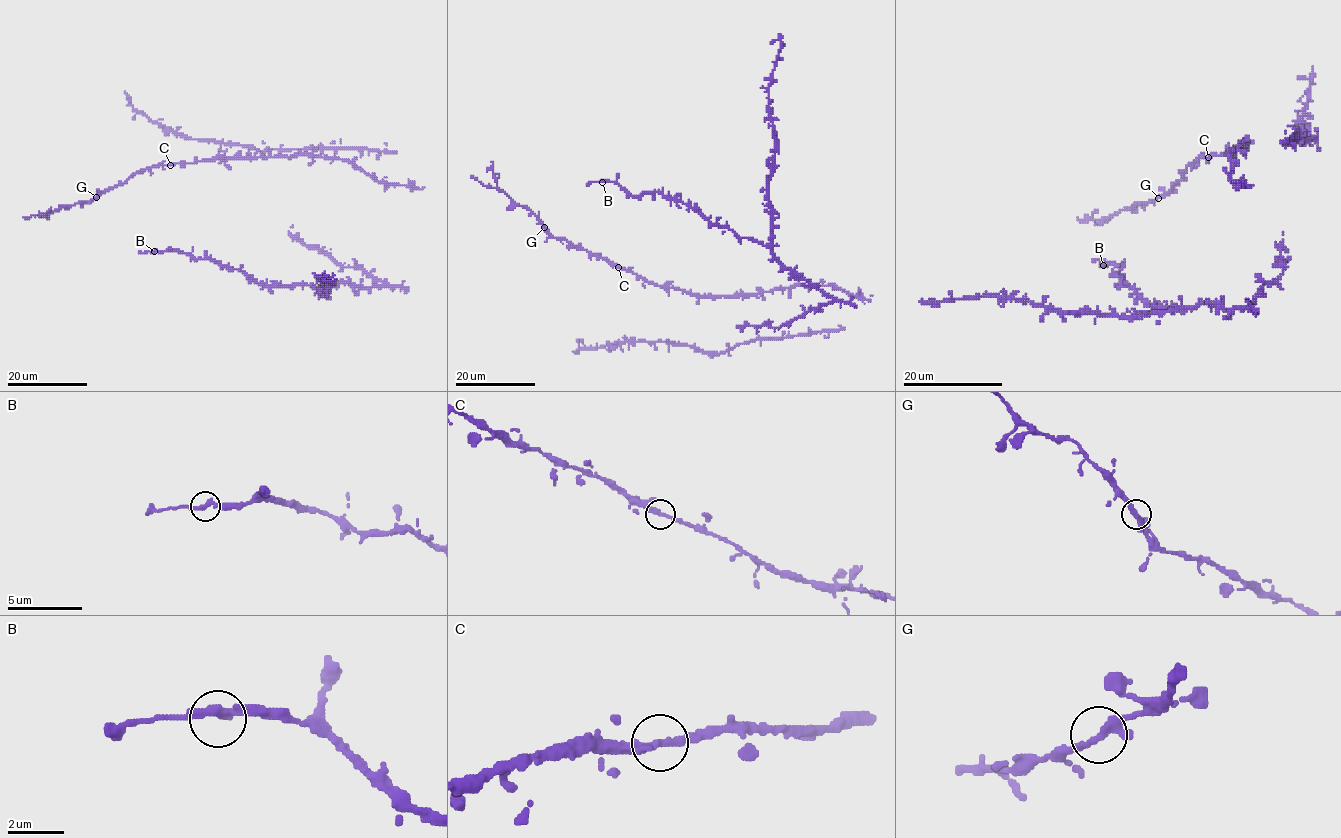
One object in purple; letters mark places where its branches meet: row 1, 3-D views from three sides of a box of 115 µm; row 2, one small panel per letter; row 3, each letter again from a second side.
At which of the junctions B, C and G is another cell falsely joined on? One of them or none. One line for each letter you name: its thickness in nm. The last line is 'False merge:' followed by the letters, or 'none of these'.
False merge: none of these

